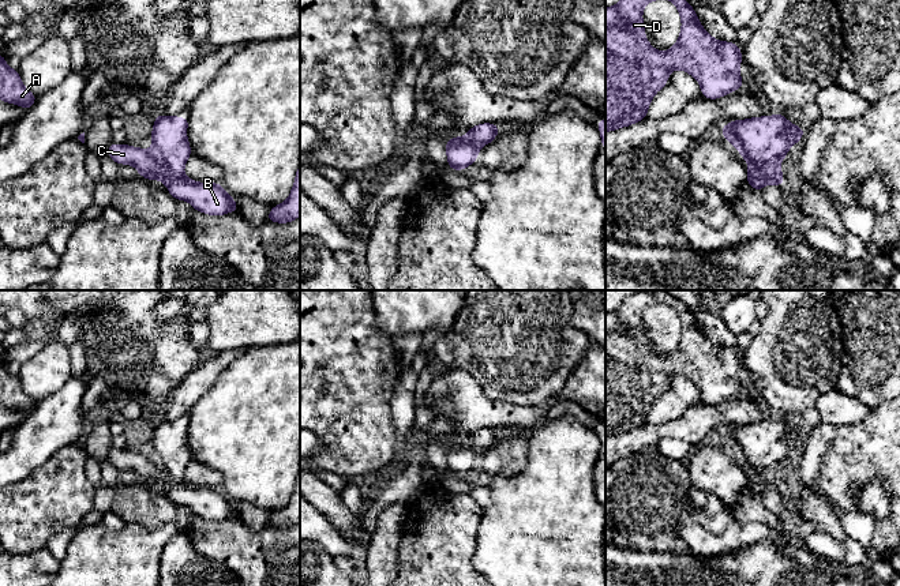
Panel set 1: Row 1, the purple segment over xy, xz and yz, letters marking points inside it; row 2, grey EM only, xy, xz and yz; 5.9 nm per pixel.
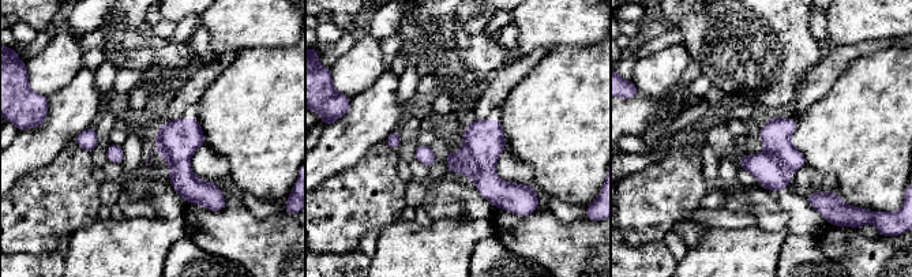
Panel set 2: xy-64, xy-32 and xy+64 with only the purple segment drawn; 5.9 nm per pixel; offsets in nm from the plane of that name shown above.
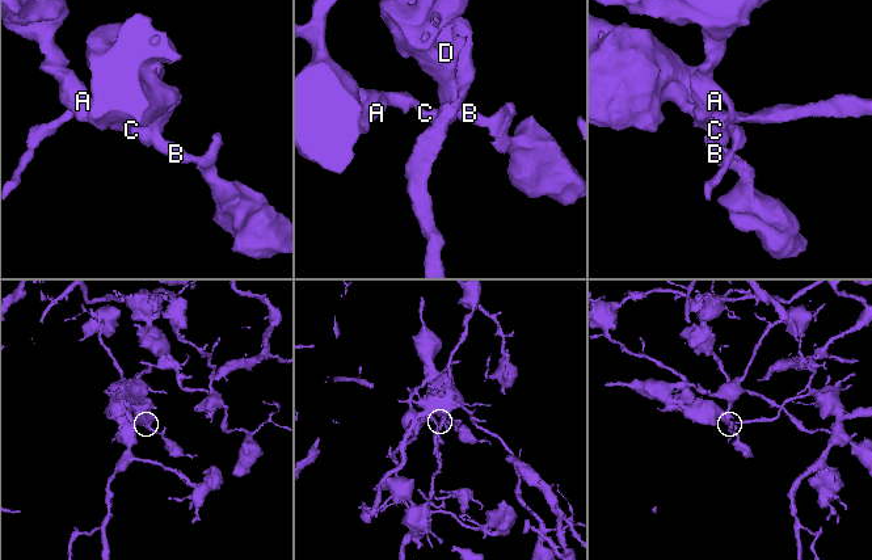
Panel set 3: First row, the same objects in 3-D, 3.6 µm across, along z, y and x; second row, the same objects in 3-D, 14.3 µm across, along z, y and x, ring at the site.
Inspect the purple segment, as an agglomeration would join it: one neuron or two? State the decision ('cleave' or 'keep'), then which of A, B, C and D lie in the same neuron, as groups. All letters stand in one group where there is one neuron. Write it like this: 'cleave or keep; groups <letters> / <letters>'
cleave; groups A C / B D

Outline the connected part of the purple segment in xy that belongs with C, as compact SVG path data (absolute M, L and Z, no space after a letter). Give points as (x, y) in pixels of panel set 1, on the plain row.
M112 448L106 459L119 470L135 472L145 484L162 487L166 482L168 476L153 455Z

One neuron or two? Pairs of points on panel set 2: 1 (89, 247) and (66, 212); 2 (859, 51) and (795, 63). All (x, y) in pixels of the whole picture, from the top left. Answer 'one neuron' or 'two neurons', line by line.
1: two neurons
2: two neurons

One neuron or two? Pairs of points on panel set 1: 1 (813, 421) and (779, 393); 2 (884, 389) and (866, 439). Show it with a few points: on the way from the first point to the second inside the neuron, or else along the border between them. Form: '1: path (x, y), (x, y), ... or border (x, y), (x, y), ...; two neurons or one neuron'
1: border (814, 406), (801, 412); two neurons
2: border (885, 401), (872, 409); two neurons

